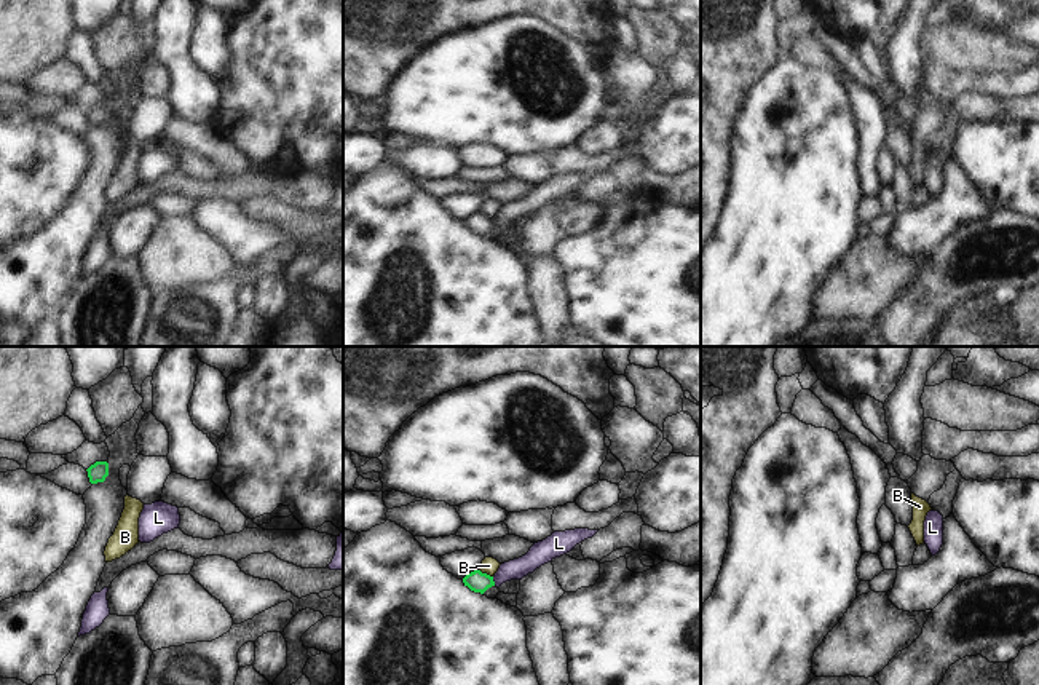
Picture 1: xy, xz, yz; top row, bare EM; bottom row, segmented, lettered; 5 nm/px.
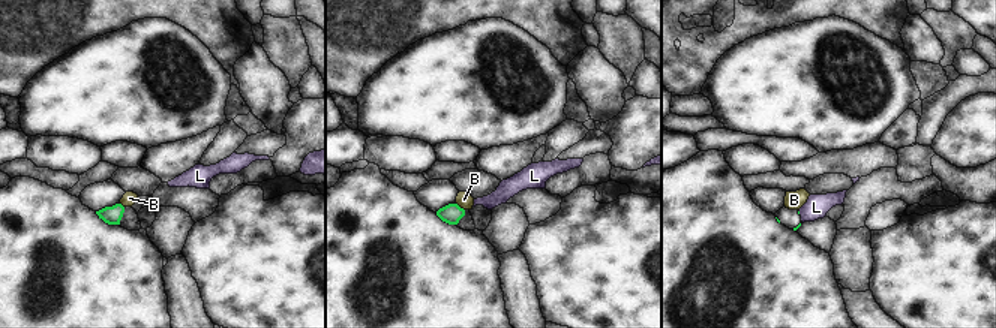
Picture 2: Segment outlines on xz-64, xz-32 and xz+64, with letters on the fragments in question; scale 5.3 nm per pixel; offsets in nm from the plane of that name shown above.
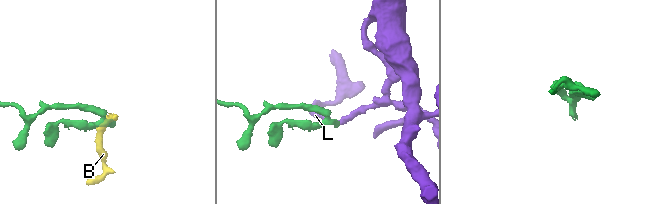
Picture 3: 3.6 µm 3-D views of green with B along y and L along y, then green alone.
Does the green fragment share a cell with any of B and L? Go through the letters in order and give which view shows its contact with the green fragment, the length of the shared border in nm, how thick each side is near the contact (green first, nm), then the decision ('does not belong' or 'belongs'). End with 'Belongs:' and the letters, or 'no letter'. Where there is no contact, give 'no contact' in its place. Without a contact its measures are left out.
B: xz | 80 nm | 110/90 nm | does not belong
L: xz | 50 nm | 110/100 nm | does not belong
Belongs: no letter

